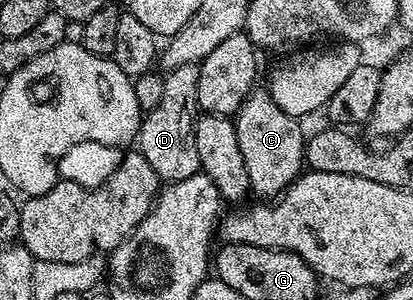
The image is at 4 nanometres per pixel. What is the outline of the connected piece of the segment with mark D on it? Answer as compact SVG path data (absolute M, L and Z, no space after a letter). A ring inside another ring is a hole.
M198 64L179 66L163 77L165 92L161 94L161 103L146 110L139 122L137 134L137 152L143 156L159 176L160 182L170 183L189 179L189 175L200 172L199 156L195 146L195 119L201 110L197 103Z

